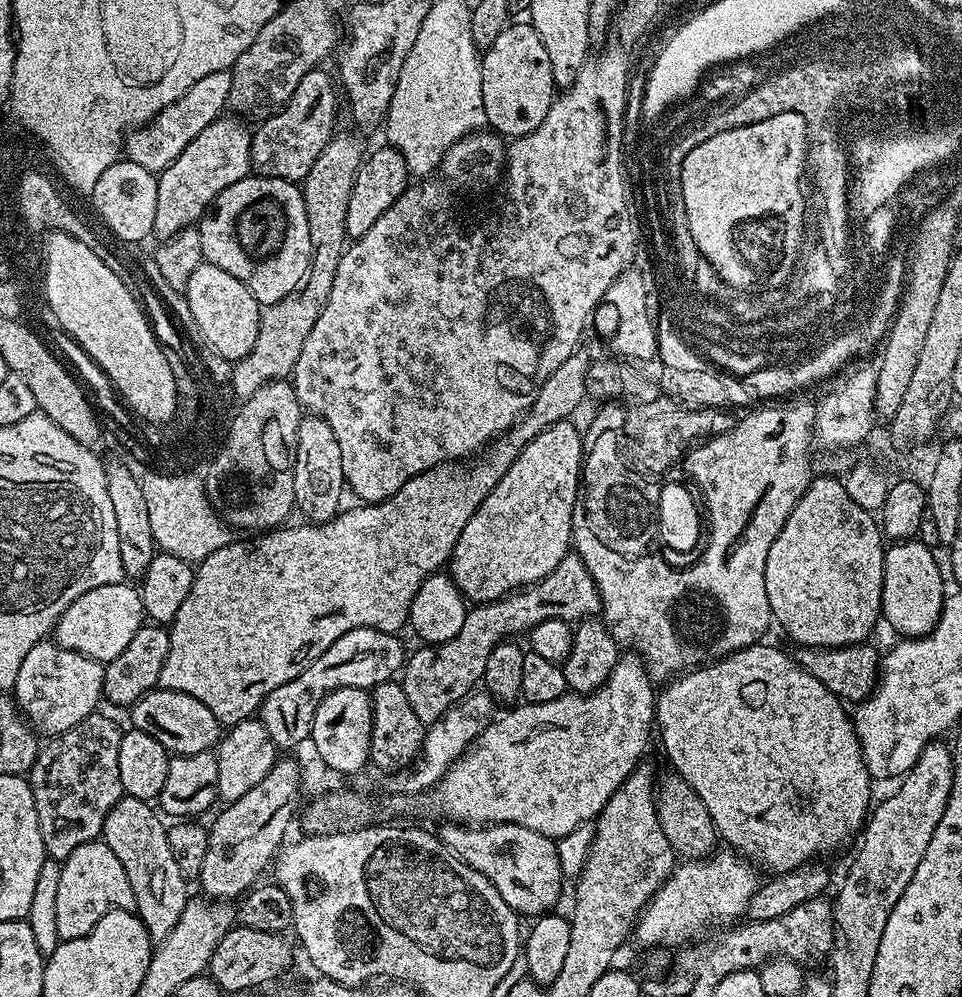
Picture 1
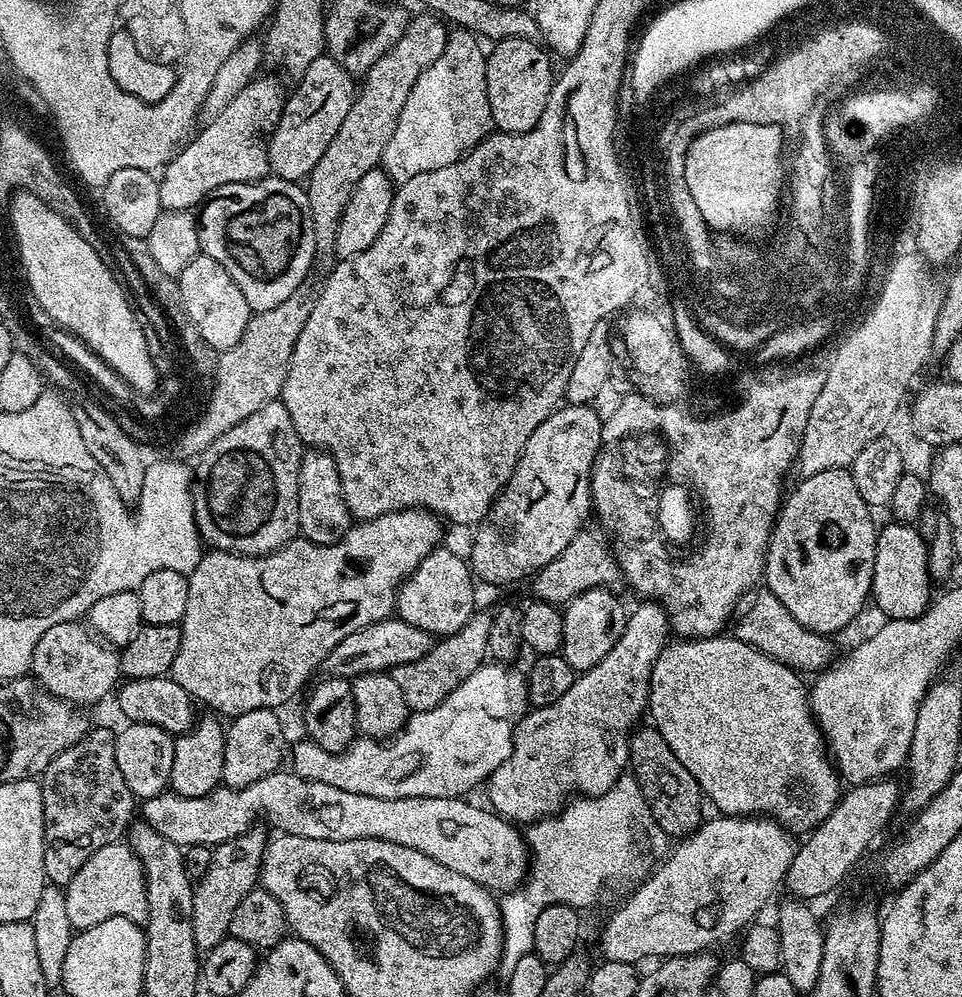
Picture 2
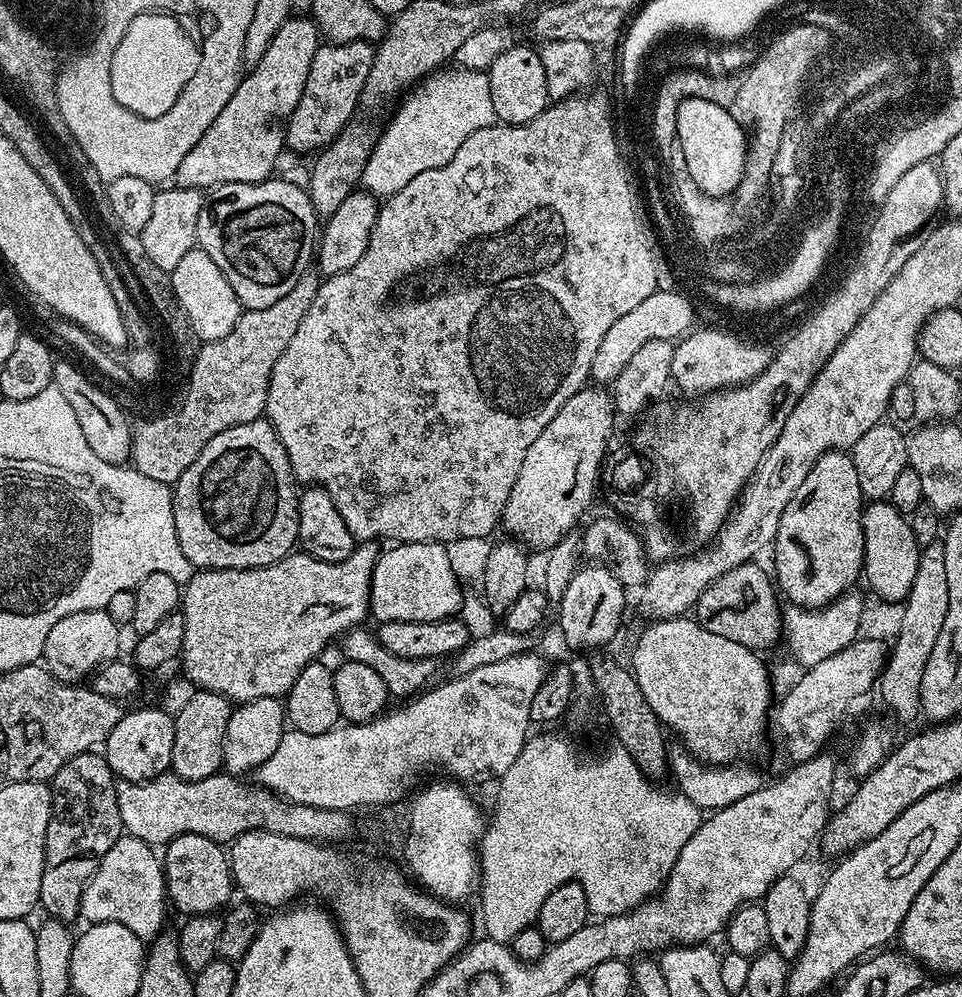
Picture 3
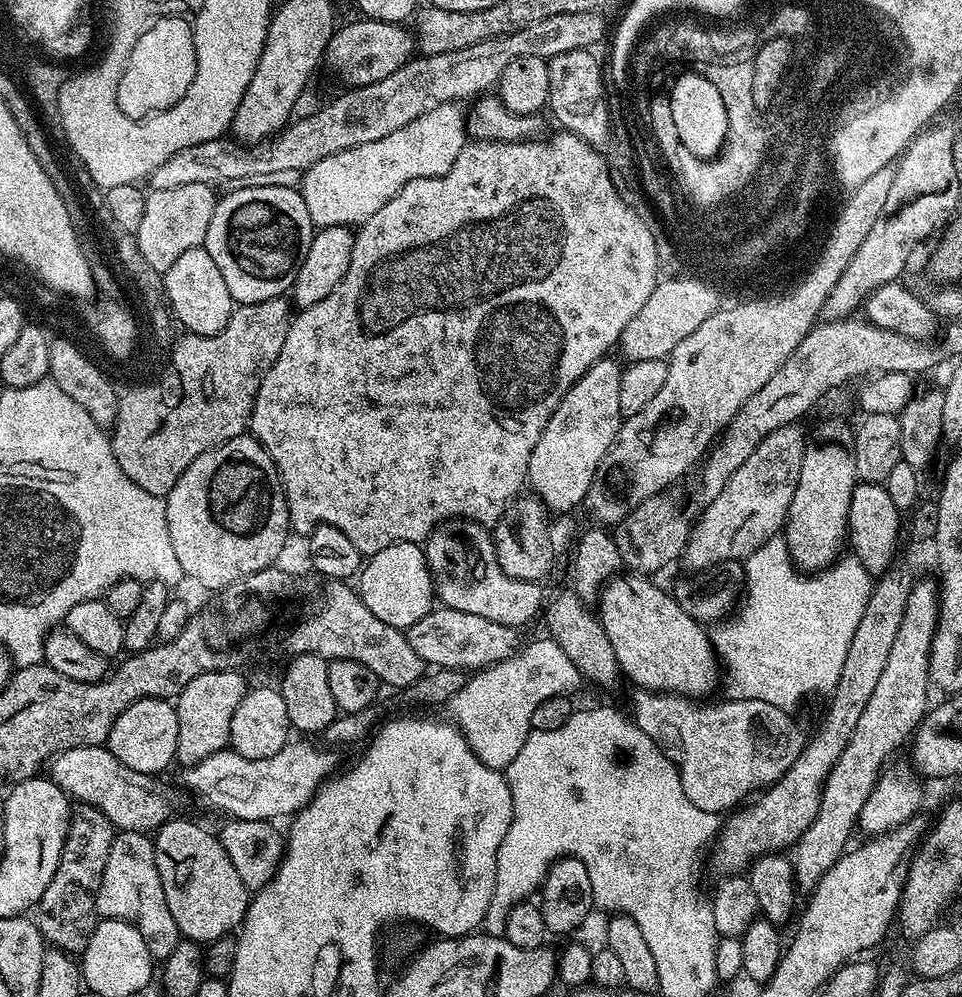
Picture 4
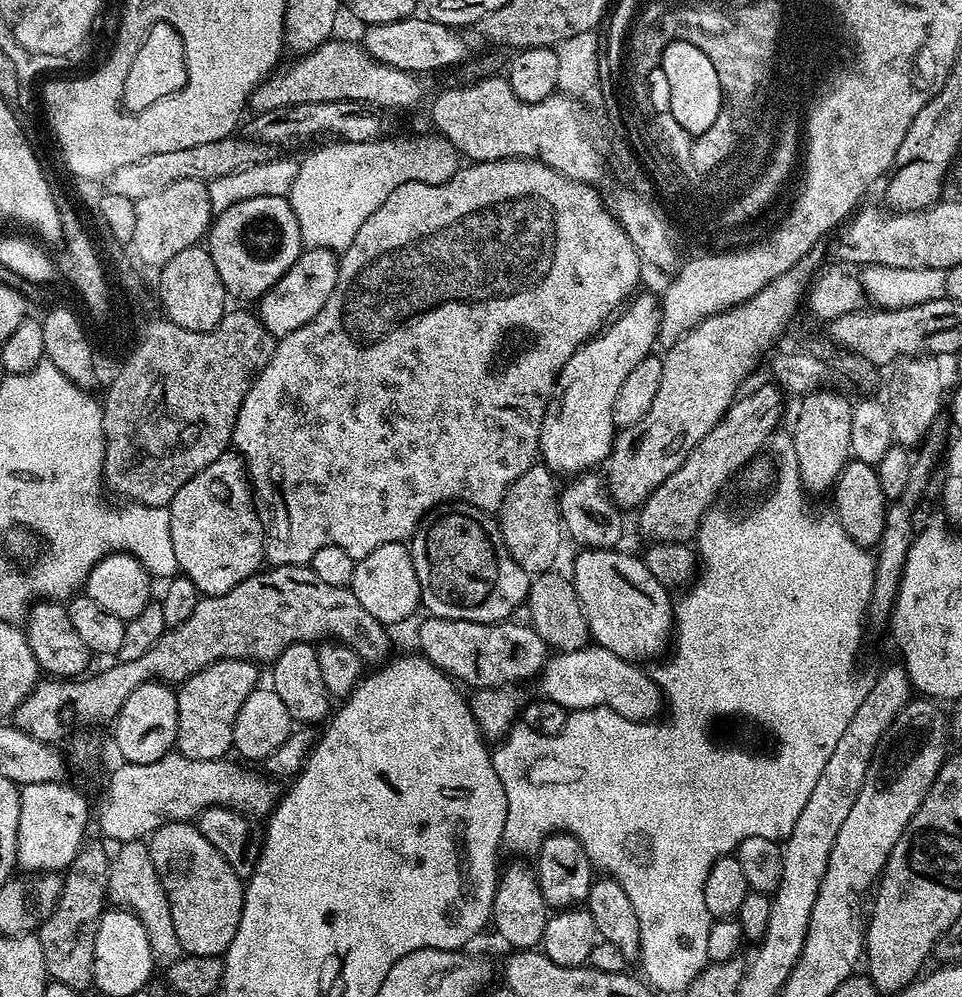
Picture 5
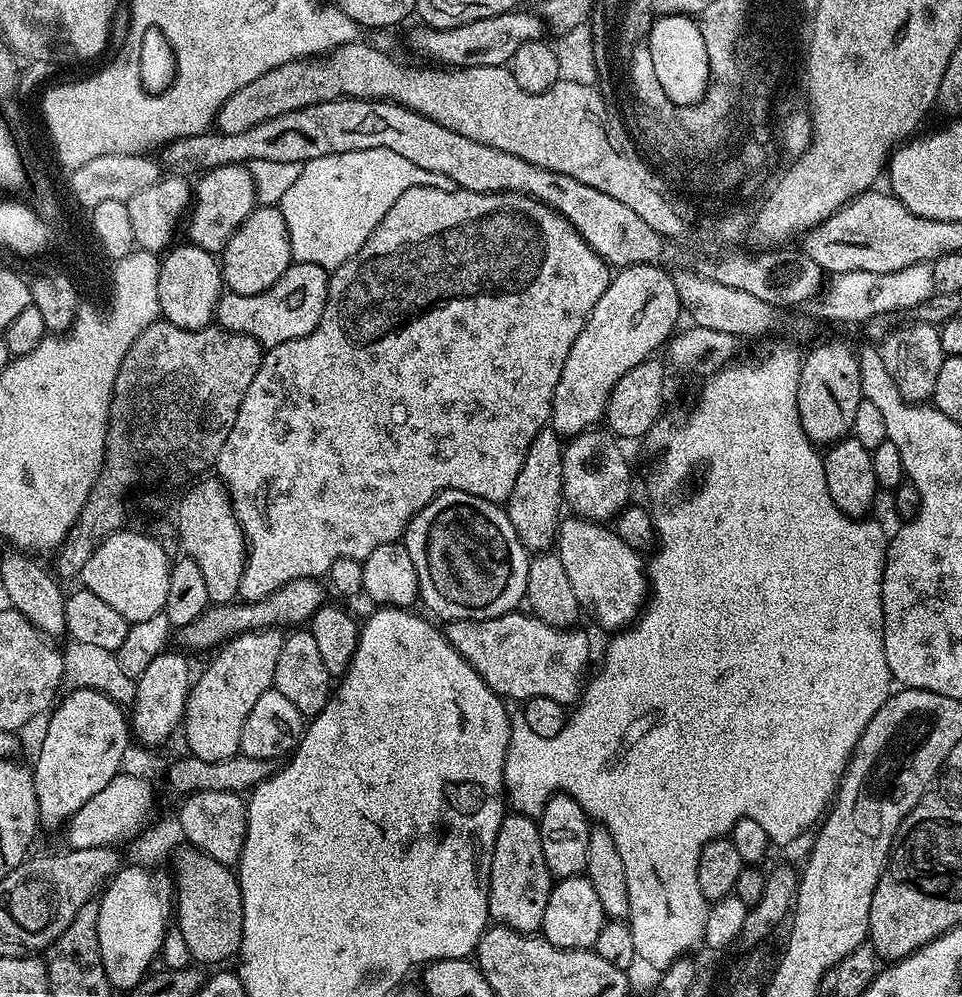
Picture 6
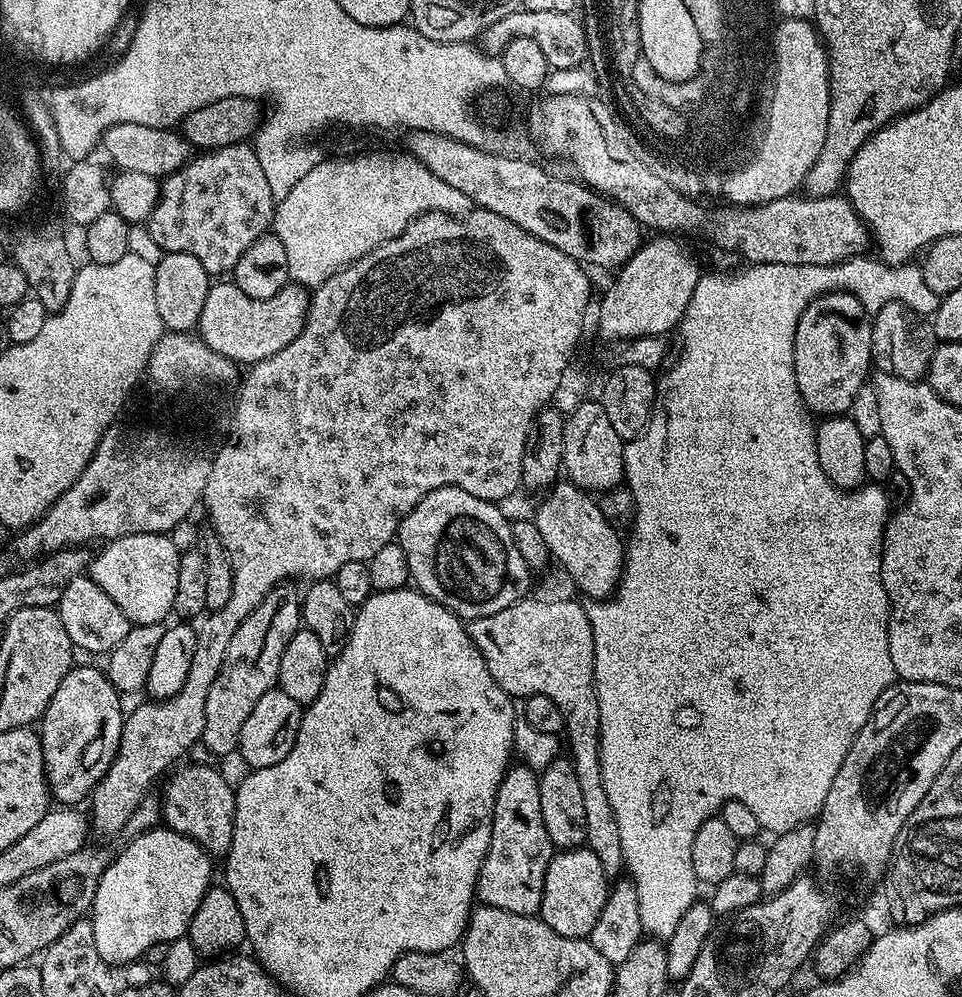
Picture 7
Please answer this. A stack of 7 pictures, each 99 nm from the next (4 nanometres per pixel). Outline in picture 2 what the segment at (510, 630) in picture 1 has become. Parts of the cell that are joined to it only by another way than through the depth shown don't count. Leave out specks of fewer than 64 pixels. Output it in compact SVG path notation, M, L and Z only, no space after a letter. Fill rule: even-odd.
M581 530L570 542L570 546L566 546L566 550L562 550L562 554L554 558L554 562L550 562L531 577L532 592L536 595L533 597L545 604L563 606L578 598L578 594L595 588L605 588L607 592L617 594L623 593L626 585L624 575L620 572L620 563L612 555L611 547L606 546L605 541L601 540L594 533ZM477 610L472 613L466 626L462 626L462 630L439 637L432 648L422 654L422 658L391 669L390 674L402 689L402 698L406 698L408 709L412 712L434 710L434 706L438 706L438 702L442 702L442 698L446 698L450 690L458 690L458 686L466 682L466 678L470 678L470 674L474 674L474 670L478 670L485 663L491 620L492 617L487 611Z

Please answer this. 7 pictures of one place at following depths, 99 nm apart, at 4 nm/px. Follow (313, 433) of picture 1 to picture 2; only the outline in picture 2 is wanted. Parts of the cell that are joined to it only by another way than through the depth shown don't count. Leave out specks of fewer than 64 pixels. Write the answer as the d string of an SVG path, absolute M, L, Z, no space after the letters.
M308 450L301 455L298 470L298 522L300 536L315 544L333 544L345 536L354 523L354 517L346 506L342 494L342 478L338 478L338 466L330 453L323 450Z

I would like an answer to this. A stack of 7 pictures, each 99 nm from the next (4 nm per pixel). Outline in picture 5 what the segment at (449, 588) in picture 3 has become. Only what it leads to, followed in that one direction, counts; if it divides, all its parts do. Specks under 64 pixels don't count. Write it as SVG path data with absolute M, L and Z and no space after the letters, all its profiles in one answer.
M390 542L386 546L378 546L374 554L366 554L366 558L356 561L350 587L354 598L362 602L364 609L386 626L410 619L416 608L421 607L418 574L414 570L412 554L407 543Z

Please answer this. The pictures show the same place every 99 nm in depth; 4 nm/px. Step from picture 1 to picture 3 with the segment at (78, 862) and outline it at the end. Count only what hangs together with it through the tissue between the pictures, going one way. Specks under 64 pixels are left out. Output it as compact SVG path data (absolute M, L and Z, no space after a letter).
M121 834L118 842L100 857L100 865L82 890L80 916L88 924L114 922L126 926L139 940L151 942L165 931L165 865L156 857L157 849L138 838Z

